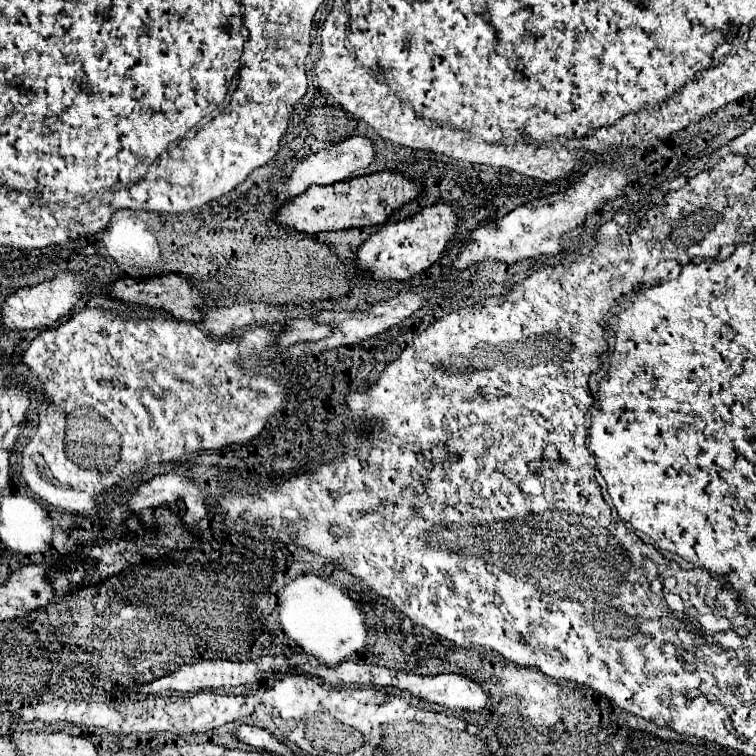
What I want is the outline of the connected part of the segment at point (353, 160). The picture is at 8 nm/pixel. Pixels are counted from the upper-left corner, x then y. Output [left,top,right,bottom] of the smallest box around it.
[284,136,374,198]

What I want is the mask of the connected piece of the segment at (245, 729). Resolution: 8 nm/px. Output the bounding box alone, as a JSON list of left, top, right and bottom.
[234,724,276,748]

